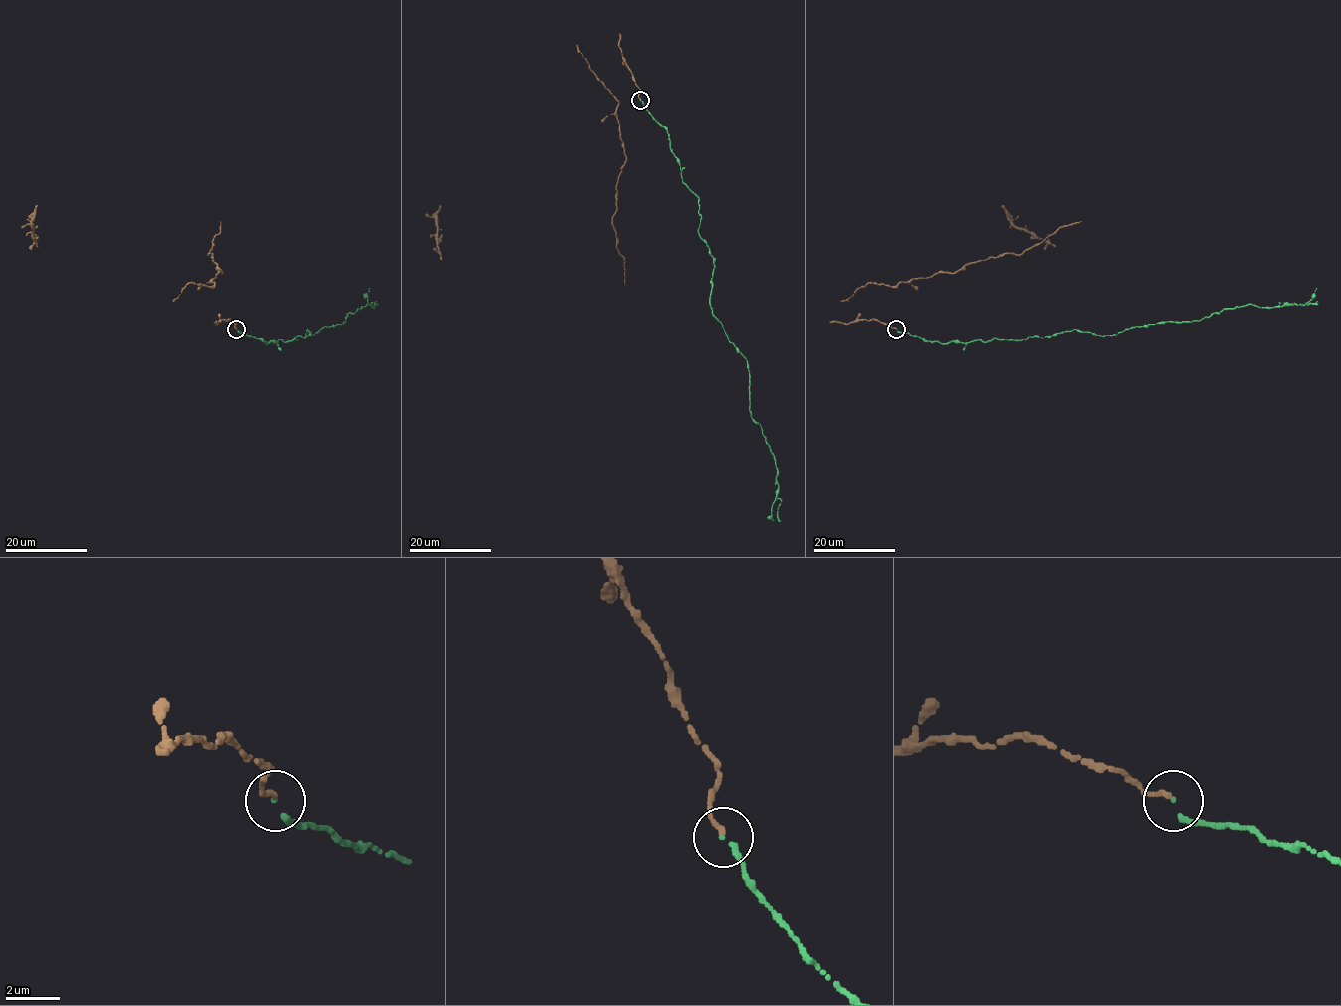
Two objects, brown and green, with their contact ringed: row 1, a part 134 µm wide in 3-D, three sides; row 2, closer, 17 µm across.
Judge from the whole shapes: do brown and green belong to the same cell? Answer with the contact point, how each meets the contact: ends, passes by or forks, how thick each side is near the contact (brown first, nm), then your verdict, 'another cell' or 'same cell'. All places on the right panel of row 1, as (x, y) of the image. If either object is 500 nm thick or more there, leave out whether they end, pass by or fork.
(896, 329) | brown ends | green ends | 200/180 nm | same cell

